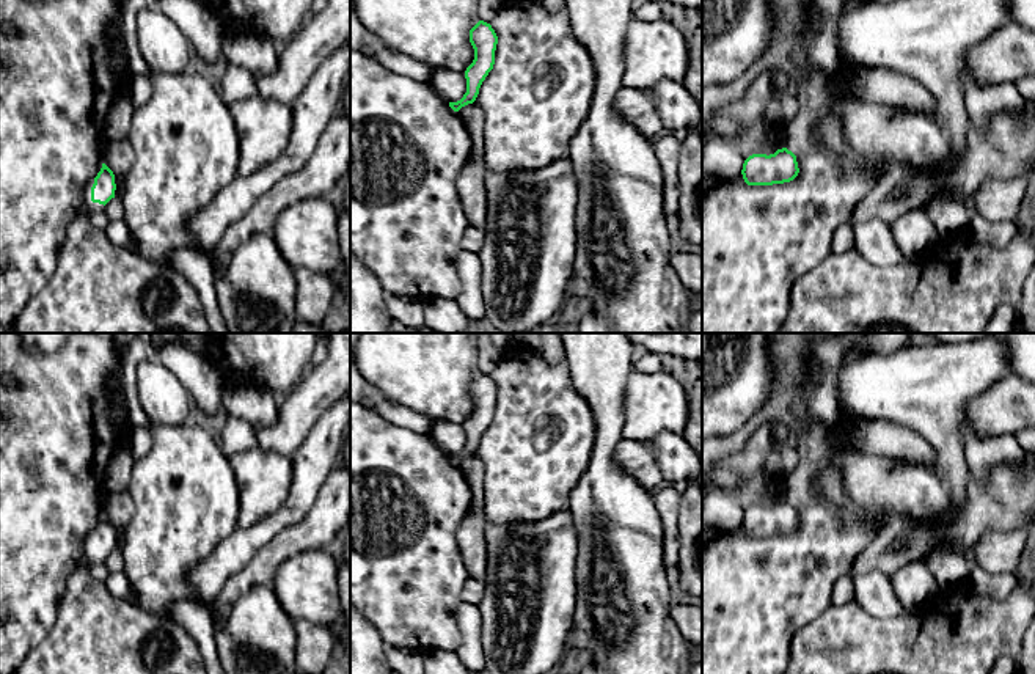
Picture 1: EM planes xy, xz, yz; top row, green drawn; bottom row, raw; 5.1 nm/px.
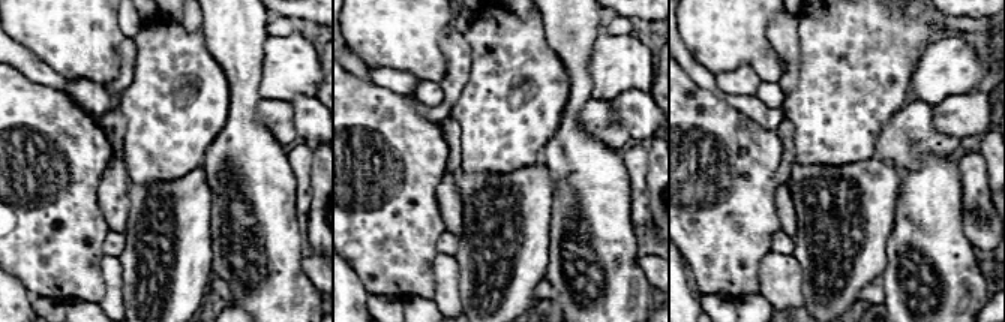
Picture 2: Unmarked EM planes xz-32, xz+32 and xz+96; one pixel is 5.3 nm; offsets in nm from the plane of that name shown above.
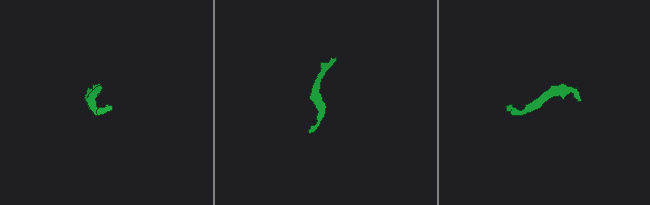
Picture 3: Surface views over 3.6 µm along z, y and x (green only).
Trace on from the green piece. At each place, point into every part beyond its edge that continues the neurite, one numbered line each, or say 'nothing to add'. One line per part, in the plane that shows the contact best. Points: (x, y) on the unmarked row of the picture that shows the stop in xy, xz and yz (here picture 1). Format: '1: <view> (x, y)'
1: xy (88, 558)

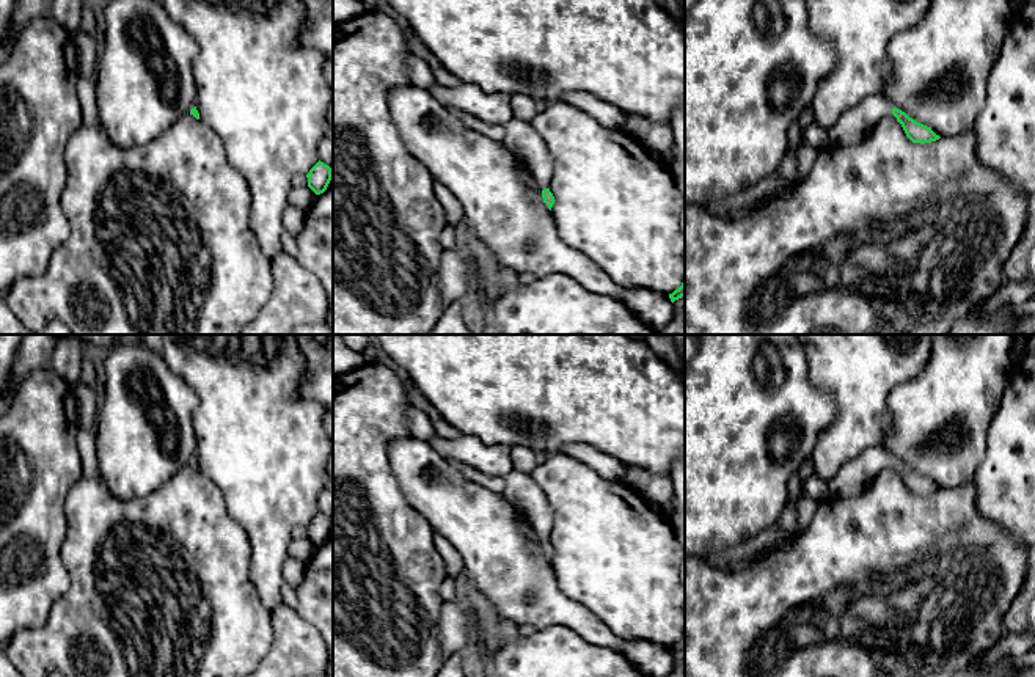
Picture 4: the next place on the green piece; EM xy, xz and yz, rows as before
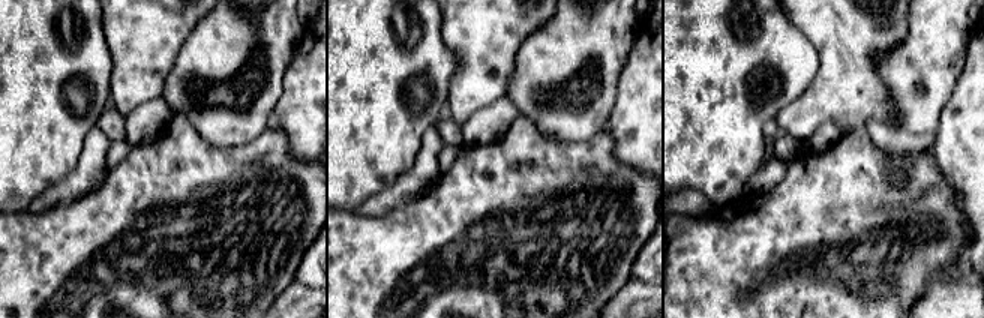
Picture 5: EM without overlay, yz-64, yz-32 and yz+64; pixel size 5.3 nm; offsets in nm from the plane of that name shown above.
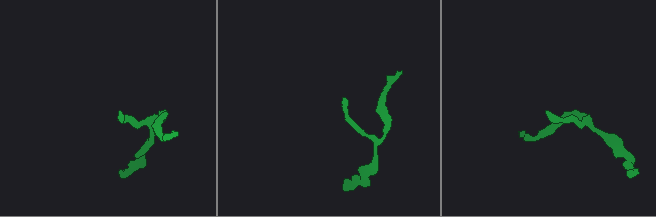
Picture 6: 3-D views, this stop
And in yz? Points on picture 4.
1: yz (856, 475)

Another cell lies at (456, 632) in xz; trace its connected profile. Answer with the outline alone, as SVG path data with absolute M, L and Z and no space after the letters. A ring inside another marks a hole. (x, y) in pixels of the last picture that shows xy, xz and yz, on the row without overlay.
M455 600L446 602L440 614L438 635L444 658L463 652L473 642L470 611Z

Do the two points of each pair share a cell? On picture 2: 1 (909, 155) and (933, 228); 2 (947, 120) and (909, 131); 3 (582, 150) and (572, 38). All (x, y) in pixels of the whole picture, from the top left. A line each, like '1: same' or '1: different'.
1: different
2: different
3: same

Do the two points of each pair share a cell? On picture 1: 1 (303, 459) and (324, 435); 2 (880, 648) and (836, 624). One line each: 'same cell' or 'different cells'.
1: same cell
2: same cell

